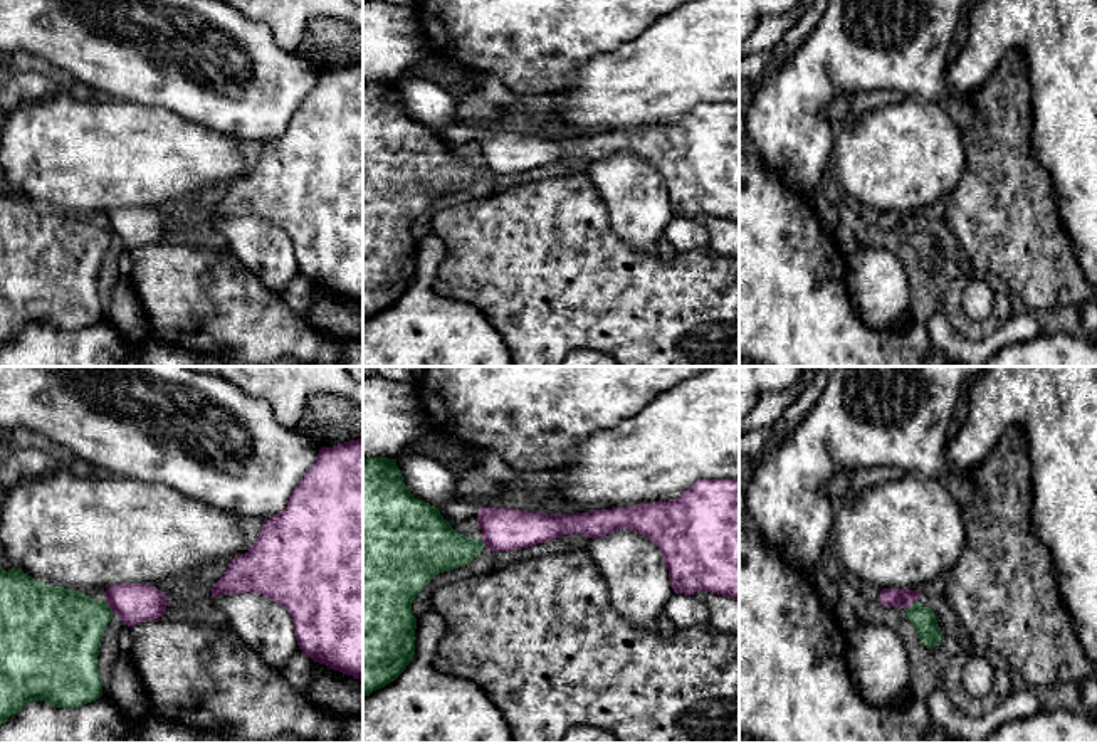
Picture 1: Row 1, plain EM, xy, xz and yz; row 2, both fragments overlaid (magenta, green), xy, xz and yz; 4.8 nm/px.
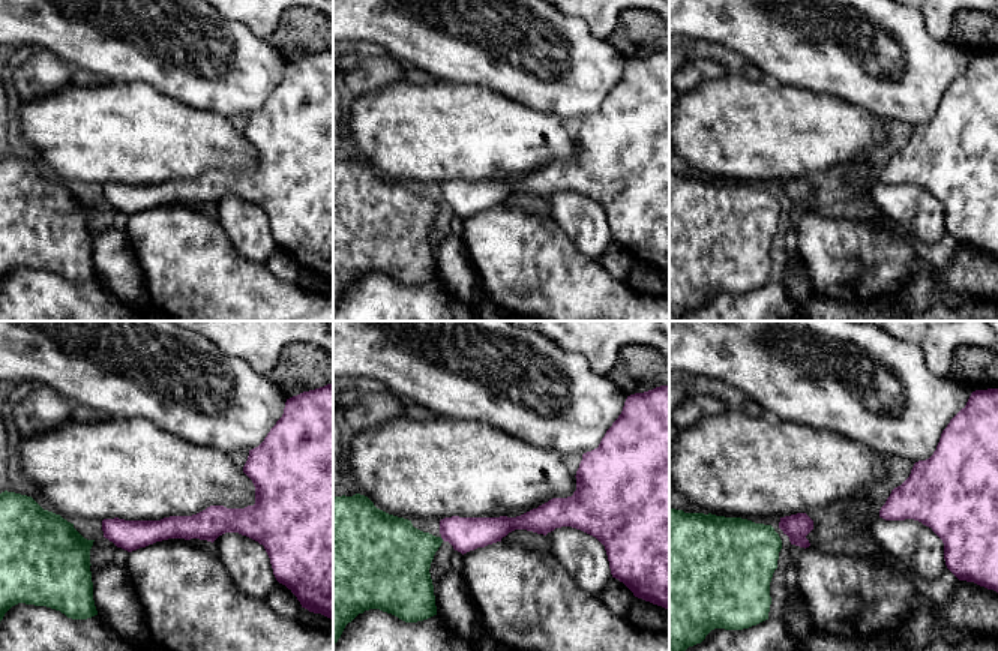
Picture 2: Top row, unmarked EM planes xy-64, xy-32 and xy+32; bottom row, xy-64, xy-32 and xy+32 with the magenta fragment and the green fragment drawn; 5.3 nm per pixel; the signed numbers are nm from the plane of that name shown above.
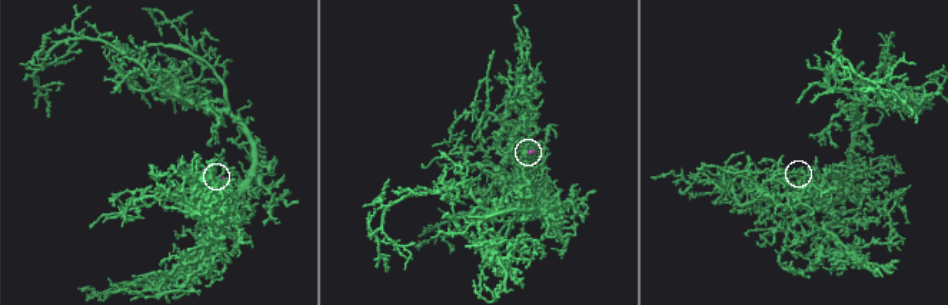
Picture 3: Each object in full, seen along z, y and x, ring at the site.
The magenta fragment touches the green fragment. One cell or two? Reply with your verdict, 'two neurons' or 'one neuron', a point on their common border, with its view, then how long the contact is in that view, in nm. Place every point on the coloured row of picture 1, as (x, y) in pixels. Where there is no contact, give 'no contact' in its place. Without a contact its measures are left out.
two neurons; meets magenta in xy at (108, 604); contact 90 nm long

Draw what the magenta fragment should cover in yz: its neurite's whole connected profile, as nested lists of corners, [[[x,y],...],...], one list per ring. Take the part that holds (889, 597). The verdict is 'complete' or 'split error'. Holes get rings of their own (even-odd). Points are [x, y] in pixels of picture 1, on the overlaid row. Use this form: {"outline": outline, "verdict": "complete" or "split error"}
{"outline": [[[884,588],[880,592],[879,602],[884,607],[899,607],[904,609],[912,605],[921,597],[919,590],[905,590],[905,588]]], "verdict": "complete"}

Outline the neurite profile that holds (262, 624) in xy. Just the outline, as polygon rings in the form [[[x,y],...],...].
[[[252,592],[217,595],[213,602],[265,666],[279,671],[299,649],[292,617],[277,602]]]

